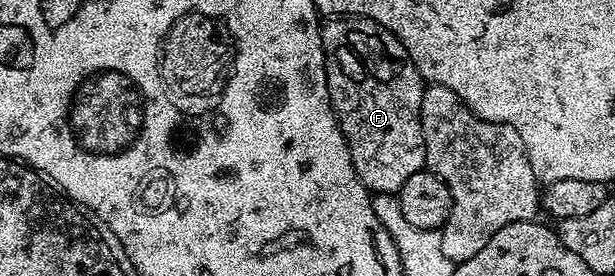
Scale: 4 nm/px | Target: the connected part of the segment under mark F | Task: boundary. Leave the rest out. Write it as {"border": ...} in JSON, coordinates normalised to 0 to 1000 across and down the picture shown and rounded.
{"border":[[[540,62],[522,94],[520,130],[527,167],[527,246],[533,297],[533,348],[546,413],[550,453],[563,496],[576,612],[600,696],[615,707],[644,707],[673,627],[691,616],[689,500],[686,496],[686,351],[691,297],[660,192],[654,149],[621,91],[584,62]]]}

